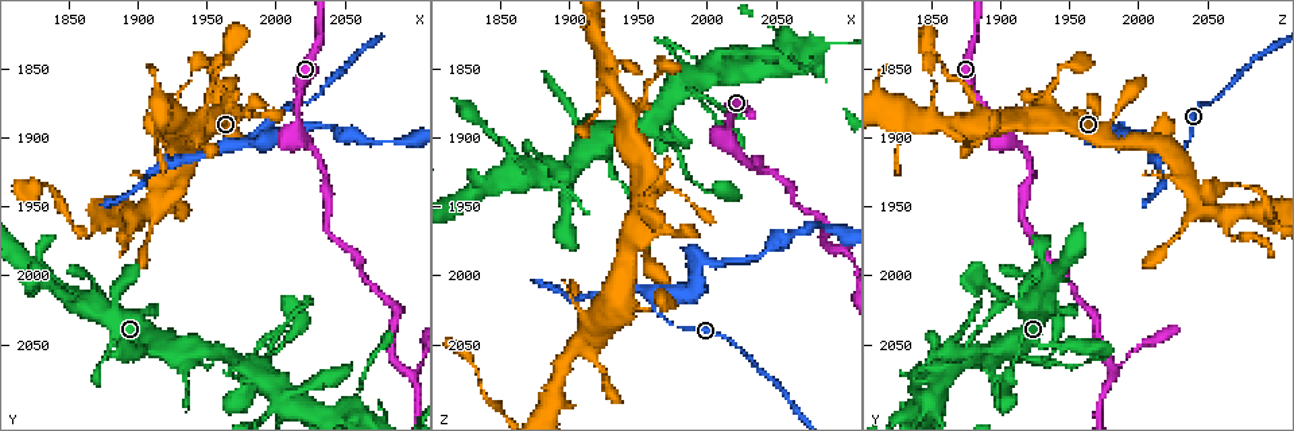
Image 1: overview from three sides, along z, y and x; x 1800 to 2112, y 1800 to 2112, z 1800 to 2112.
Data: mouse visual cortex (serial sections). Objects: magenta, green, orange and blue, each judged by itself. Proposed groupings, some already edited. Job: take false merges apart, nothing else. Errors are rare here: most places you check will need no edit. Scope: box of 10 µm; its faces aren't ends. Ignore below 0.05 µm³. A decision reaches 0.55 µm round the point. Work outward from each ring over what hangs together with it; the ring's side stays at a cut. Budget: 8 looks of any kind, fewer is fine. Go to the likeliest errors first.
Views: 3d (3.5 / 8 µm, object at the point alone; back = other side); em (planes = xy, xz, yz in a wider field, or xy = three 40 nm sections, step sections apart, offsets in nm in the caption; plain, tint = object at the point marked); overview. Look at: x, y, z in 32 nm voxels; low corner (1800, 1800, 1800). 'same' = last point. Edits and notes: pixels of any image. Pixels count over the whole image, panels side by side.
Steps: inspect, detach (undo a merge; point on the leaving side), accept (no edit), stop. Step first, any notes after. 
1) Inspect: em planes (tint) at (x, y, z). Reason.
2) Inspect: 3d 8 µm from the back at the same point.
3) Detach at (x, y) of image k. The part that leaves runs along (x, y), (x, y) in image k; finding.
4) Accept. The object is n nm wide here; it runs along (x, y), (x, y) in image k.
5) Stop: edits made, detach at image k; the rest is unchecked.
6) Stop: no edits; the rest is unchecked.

Inspect: 3d 3.5 µm at (2094, 2066, 1980). Three-way junction.

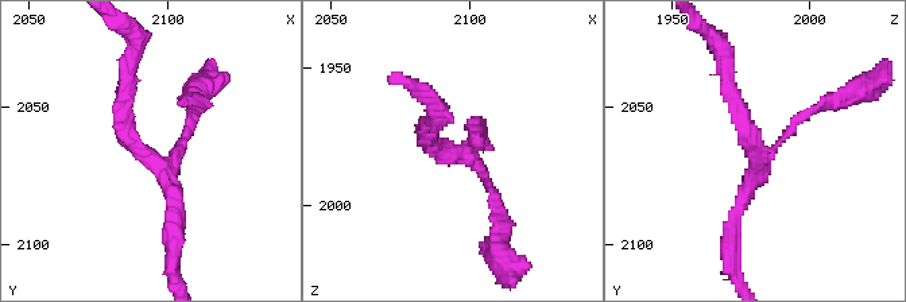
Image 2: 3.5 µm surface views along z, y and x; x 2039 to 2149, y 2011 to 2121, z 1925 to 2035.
Inspect: em xy step 5 (tint) at (2092, 2069, 1980). 3 arms meet here; the arms are 100, 200, 200 nm wide; need the tissue.

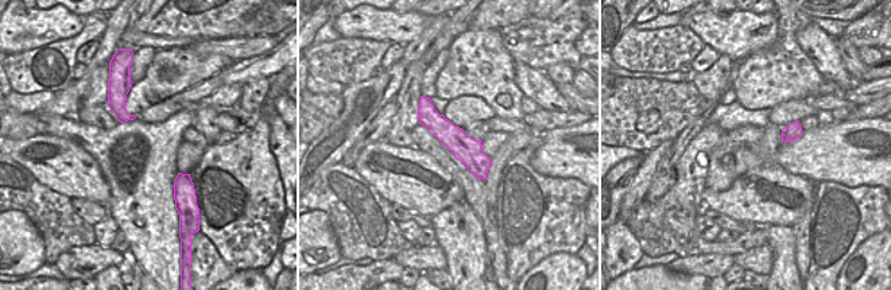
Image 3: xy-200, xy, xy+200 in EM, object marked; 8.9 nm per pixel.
Accept. It runs along (423, 100), (426, 112), (483, 174) in image 3; continuous, no second cell.

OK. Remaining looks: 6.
Inspect: 3d 3.5 µm at (1962, 1908, 2014). Branch point.

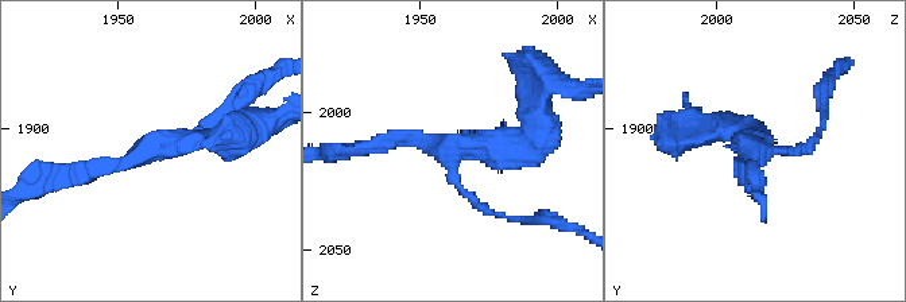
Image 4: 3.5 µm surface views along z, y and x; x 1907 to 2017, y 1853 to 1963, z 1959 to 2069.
Inspect: em xy step 5 (tint) at (1963, 1907, 2015). 3 arms meet here; the arms are 100, 200, 200 nm wide.

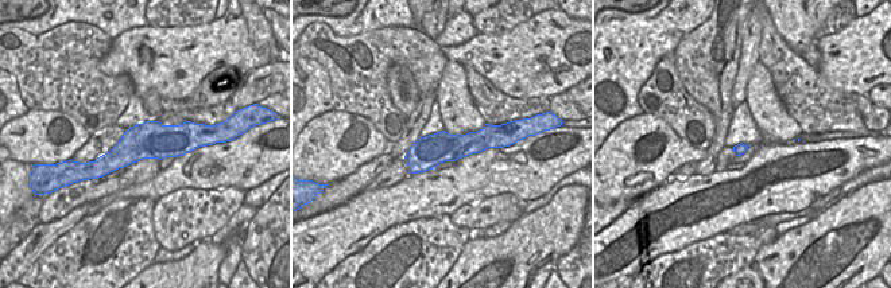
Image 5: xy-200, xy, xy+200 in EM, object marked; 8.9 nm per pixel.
Accept. All the same cell.

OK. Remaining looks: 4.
Inspect: 3d 3.5 µm at (2008, 2086, 1842). Four-way junction.

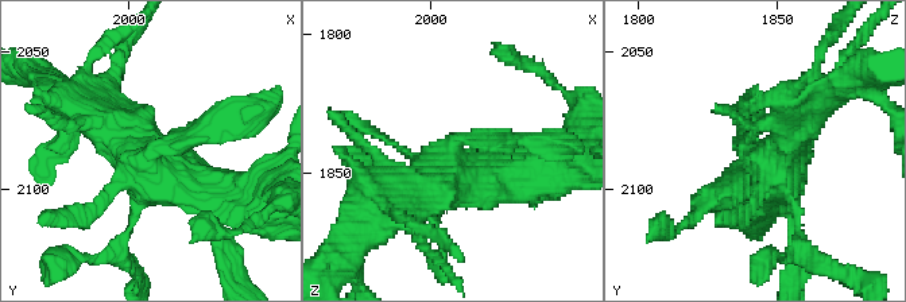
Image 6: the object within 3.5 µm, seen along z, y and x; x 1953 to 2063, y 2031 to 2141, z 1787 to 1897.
Inspect: em xy step 3 (tint) at (2005, 2089, 1842). 4 arms meet here; the arms are 100, 200, 500, 500 nm wide; now the EM.

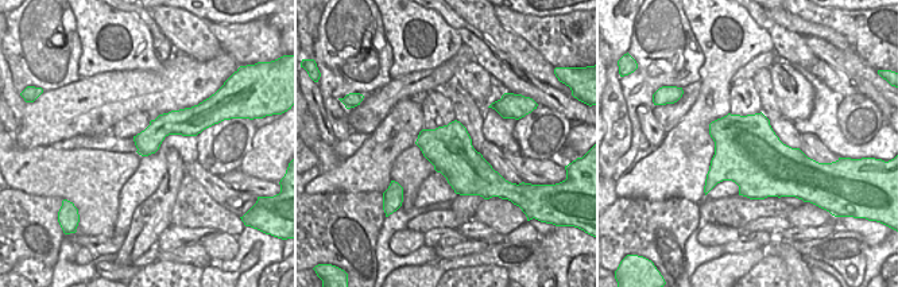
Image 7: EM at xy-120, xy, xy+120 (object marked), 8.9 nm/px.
Accept. It runs along (80, 96), (162, 178), (224, 192) in image 6; all the same cell.

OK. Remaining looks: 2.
Stop: no edits; the rest is unchecked.

